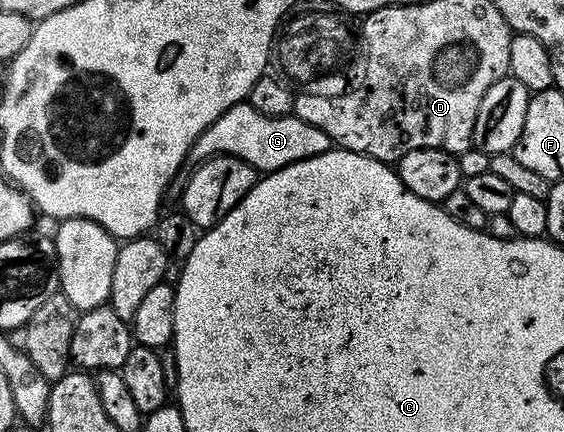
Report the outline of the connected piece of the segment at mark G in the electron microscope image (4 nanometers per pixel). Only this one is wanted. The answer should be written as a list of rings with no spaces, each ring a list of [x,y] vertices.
[[[242,102],[231,106],[199,138],[190,148],[188,159],[193,162],[210,160],[213,156],[234,156],[243,162],[247,162],[258,173],[268,174],[277,172],[280,168],[291,166],[300,160],[306,160],[312,156],[318,156],[330,151],[331,142],[323,130],[311,126],[311,122],[303,122],[303,118],[294,116],[268,116],[259,114],[255,106],[248,102]]]

